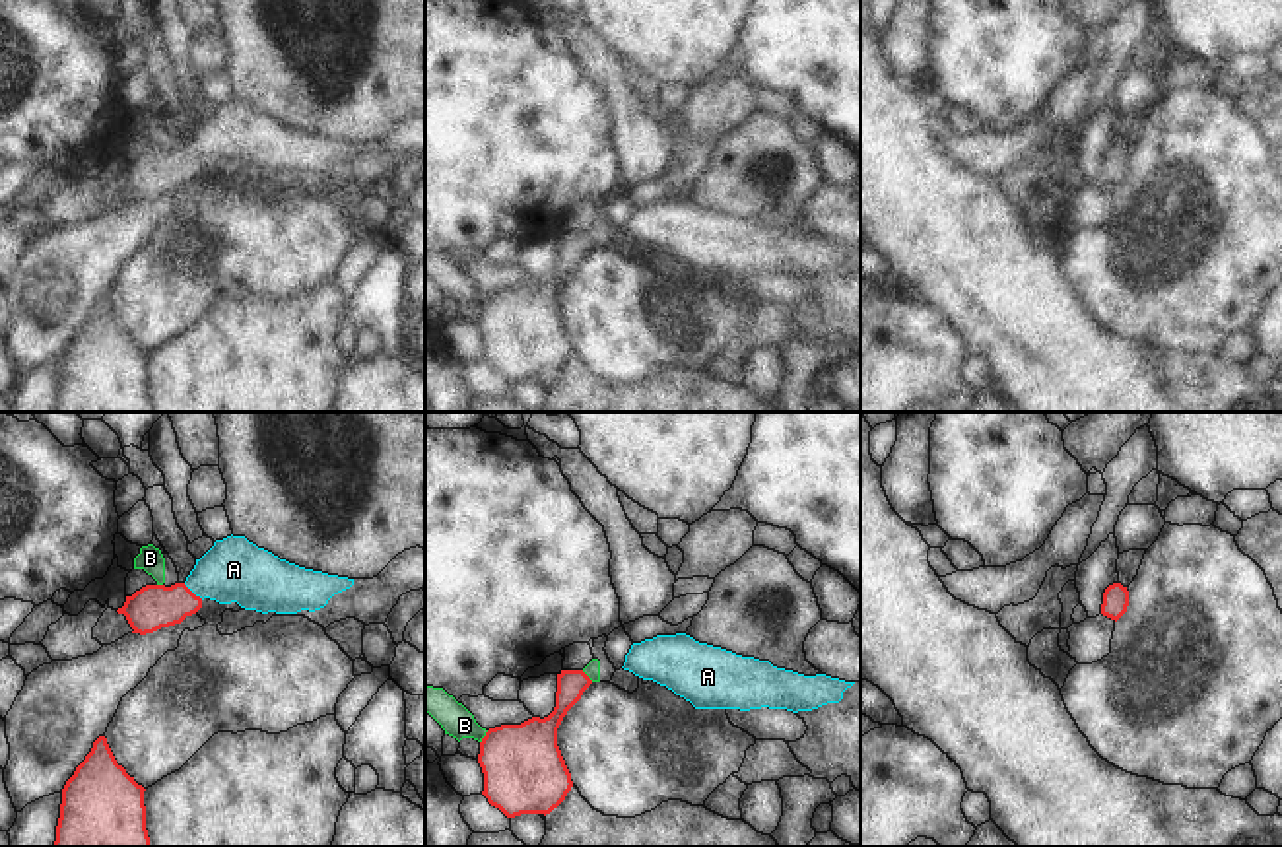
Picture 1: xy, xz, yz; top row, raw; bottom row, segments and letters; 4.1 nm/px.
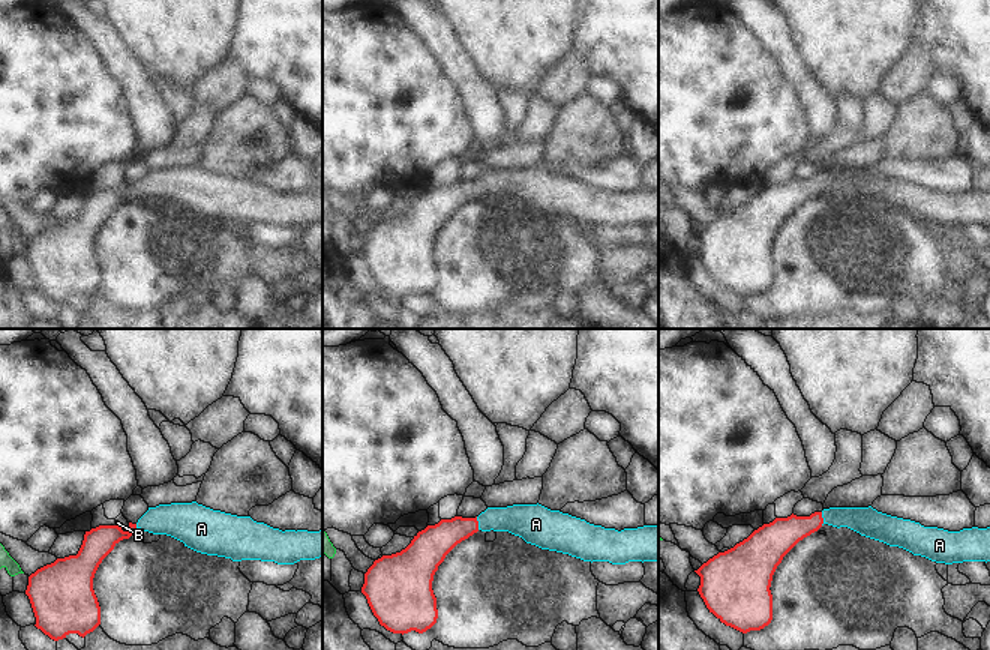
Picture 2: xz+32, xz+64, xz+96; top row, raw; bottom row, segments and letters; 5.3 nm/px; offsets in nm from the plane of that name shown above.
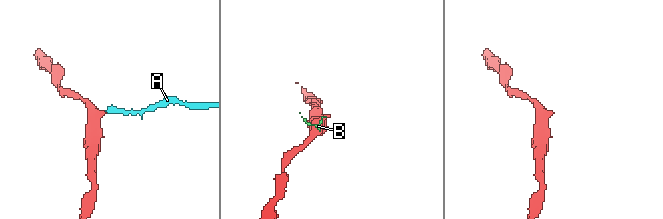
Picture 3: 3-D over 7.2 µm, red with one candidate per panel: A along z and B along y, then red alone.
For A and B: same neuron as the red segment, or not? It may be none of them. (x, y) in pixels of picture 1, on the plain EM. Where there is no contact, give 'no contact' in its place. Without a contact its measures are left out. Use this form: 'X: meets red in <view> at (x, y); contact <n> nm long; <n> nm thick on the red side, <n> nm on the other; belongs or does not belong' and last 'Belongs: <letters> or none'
A: meets red in xy at (191, 156); contact 110 nm long; 190 nm thick on the red side, 280 nm on the other; belongs
B: meets red in xz at (484, 302); contact 70 nm long; 340 nm thick on the red side, 140 nm on the other; does not belong
Belongs: A

